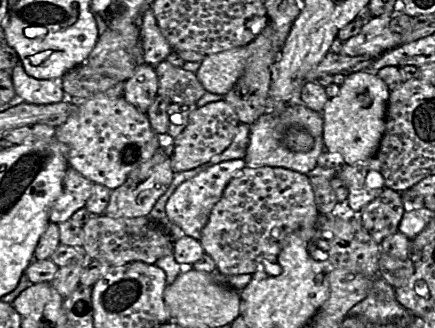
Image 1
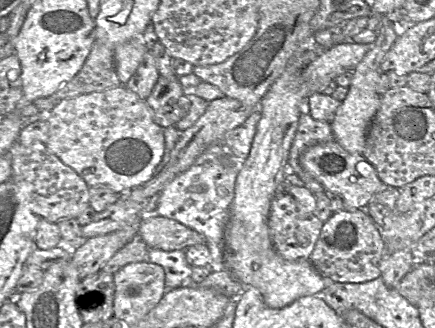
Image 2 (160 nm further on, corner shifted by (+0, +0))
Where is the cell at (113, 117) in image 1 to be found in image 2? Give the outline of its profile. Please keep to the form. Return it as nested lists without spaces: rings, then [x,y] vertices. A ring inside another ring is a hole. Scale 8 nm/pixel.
[[[125,84],[101,92],[78,95],[59,100],[47,114],[49,151],[74,169],[89,187],[106,186],[123,194],[149,182],[157,173],[165,152],[164,129],[155,120],[150,107]]]

